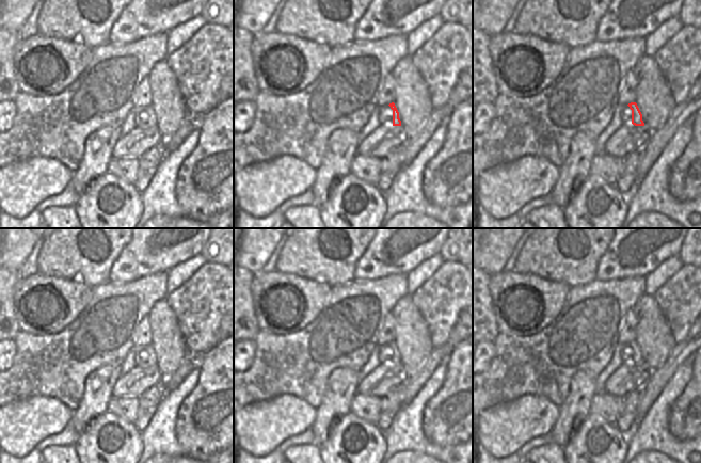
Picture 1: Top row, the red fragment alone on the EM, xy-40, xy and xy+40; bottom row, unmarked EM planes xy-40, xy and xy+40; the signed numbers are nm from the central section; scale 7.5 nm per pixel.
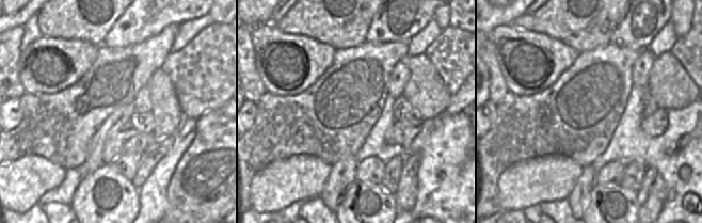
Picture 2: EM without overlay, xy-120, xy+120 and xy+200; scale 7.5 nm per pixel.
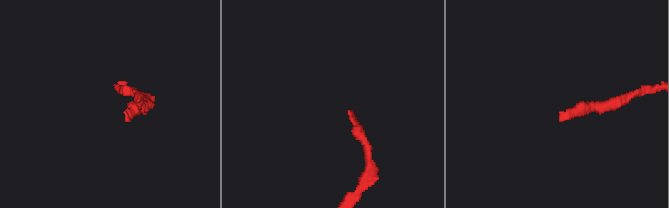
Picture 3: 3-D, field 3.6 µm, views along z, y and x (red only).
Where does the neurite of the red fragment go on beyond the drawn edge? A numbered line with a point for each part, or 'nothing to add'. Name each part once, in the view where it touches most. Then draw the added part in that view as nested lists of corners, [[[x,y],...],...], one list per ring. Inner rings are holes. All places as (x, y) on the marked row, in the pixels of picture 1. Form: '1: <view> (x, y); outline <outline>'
1: xy (385, 115); outline [[[389,106],[380,107],[378,121],[380,126],[393,126],[393,110]]]

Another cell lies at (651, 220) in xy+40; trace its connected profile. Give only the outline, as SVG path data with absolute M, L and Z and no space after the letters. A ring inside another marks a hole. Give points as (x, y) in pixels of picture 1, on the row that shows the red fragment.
M654 211L639 213L627 228L683 228L678 222Z

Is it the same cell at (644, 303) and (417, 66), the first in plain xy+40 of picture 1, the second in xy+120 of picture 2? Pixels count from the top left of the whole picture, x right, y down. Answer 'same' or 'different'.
same

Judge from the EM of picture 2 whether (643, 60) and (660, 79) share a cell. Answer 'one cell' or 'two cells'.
two cells

